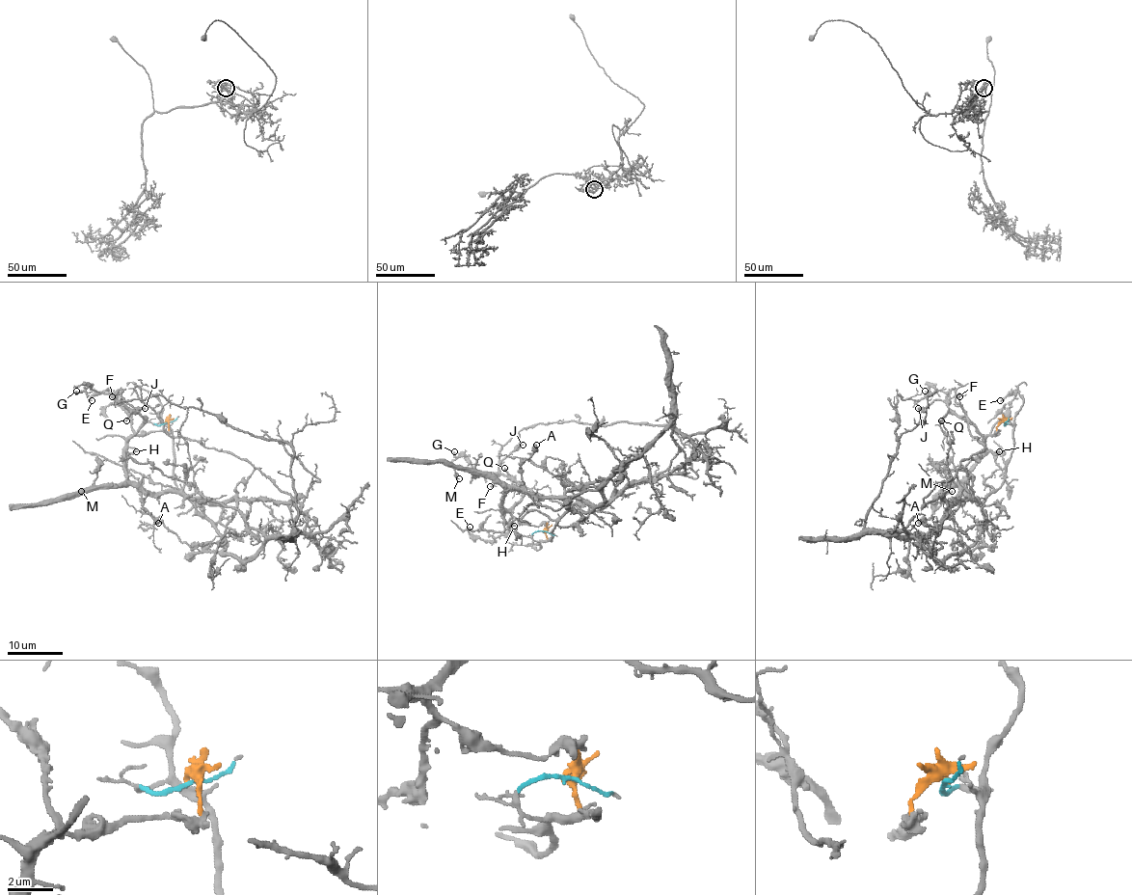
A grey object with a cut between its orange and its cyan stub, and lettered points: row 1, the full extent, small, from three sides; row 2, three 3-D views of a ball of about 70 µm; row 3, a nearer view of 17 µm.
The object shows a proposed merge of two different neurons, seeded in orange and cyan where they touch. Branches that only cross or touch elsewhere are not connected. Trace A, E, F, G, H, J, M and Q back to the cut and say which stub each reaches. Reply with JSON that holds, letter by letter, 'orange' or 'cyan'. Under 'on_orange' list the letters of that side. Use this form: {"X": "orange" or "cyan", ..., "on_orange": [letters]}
{"A": "orange", "E": "orange", "F": "orange", "G": "orange", "H": "orange", "J": "orange", "M": "orange", "Q": "orange", "on_orange": ["A", "E", "F", "G", "H", "J", "M", "Q"]}

